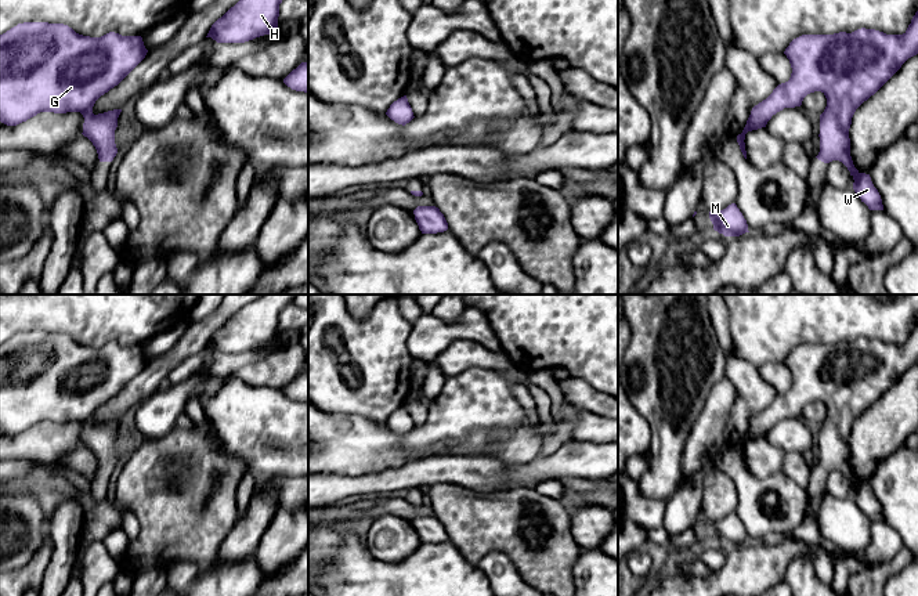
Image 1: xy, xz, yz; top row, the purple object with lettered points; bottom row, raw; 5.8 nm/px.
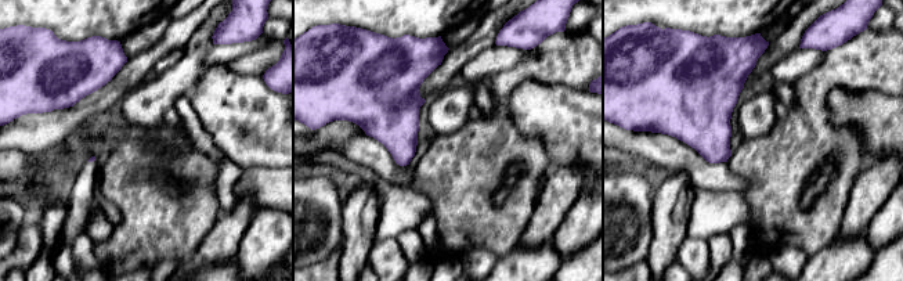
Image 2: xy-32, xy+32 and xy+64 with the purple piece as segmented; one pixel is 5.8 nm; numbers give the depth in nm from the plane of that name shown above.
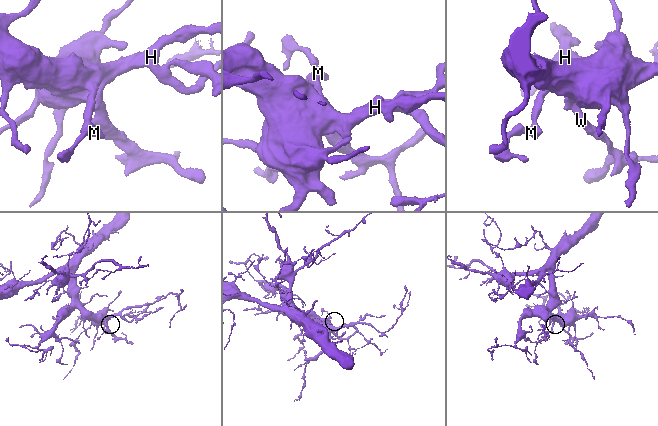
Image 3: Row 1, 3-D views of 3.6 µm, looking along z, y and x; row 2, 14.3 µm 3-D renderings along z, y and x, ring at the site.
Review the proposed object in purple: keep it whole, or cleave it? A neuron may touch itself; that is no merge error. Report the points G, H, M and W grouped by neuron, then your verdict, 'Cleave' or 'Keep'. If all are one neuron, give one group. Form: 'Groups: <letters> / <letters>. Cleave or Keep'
Groups: G H M W. Keep

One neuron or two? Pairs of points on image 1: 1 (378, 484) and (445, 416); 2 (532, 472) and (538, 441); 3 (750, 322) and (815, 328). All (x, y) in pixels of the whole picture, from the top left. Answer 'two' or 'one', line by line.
1: two
2: two
3: one

